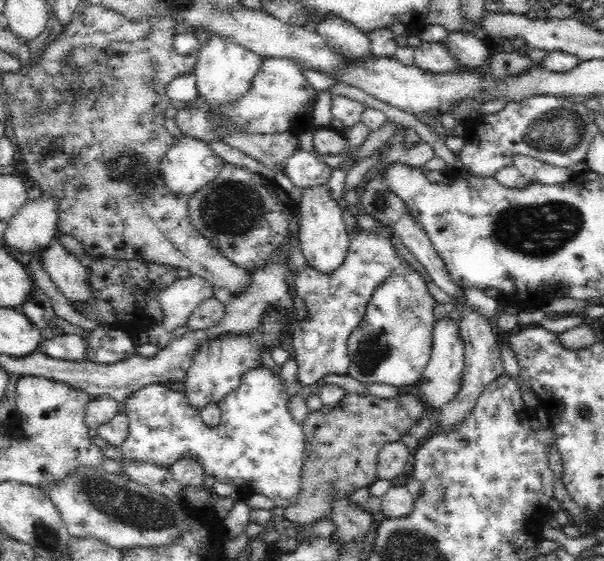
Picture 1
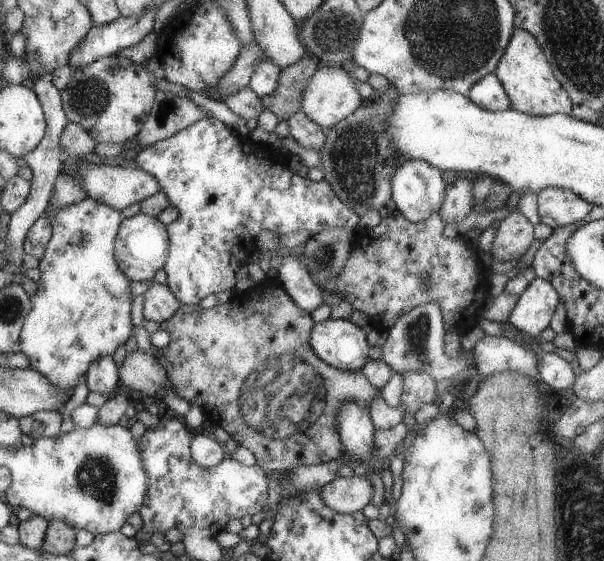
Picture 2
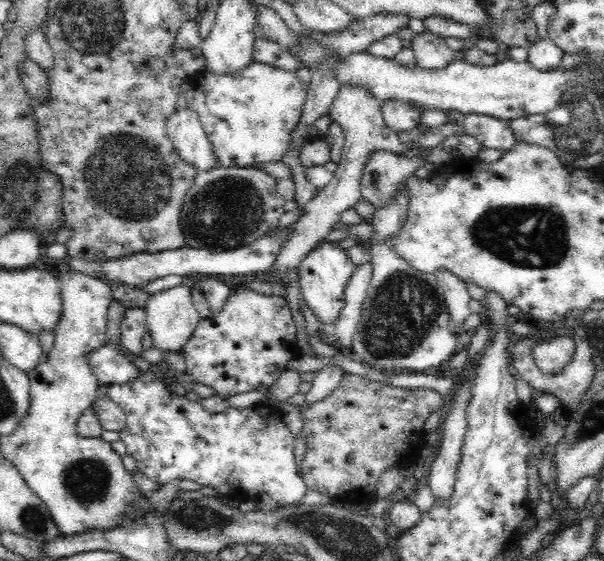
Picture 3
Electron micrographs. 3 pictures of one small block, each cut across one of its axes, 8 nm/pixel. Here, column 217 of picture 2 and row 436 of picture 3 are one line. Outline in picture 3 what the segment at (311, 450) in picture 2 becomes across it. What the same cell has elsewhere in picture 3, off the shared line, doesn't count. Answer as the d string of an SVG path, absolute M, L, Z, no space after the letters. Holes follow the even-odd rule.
M346 373L342 380L338 383L332 392L325 396L321 401L315 402L309 406L309 409L303 414L303 428L302 435L304 441L306 441L306 451L304 452L303 462L301 468L298 470L302 475L303 481L306 483L308 489L314 489L320 494L324 494L331 498L333 502L337 504L344 504L347 506L359 506L363 502L367 502L374 494L374 490L377 487L380 480L380 474L384 474L384 470L388 470L390 467L398 467L398 470L406 468L410 465L416 465L418 459L418 452L427 447L427 431L426 420L436 412L438 409L444 409L447 398L440 395L436 390L426 387L396 387L390 385L388 382L370 381L362 378L362 376L354 376Z

